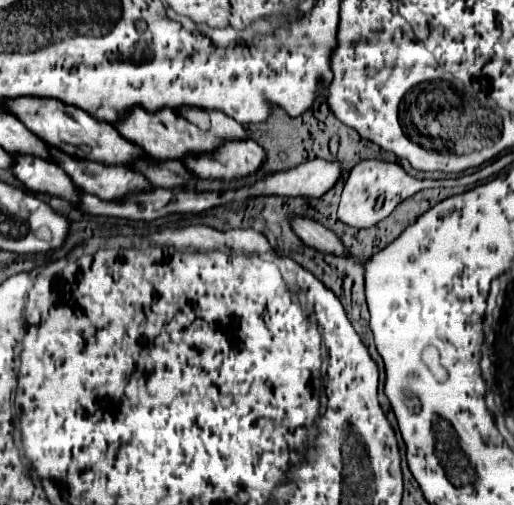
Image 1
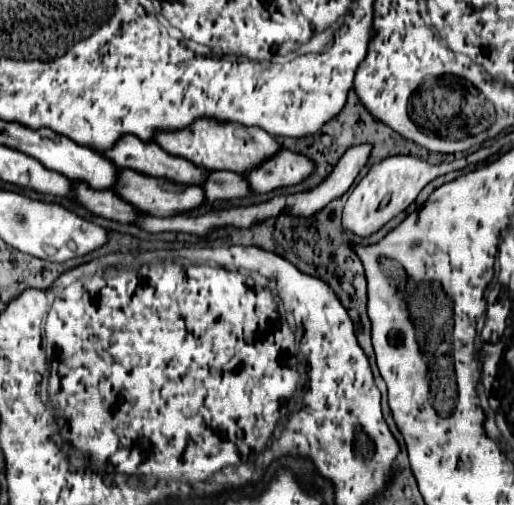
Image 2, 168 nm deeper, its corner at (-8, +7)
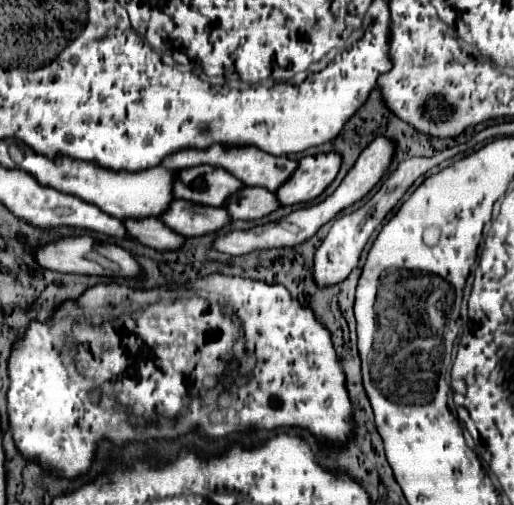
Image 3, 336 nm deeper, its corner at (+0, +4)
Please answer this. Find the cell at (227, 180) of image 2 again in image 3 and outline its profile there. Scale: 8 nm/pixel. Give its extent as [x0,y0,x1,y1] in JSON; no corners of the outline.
[226,188,282,220]

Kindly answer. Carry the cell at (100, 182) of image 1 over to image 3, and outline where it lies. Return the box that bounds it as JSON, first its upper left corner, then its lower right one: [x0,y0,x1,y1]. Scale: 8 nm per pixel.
[160,200,230,236]

